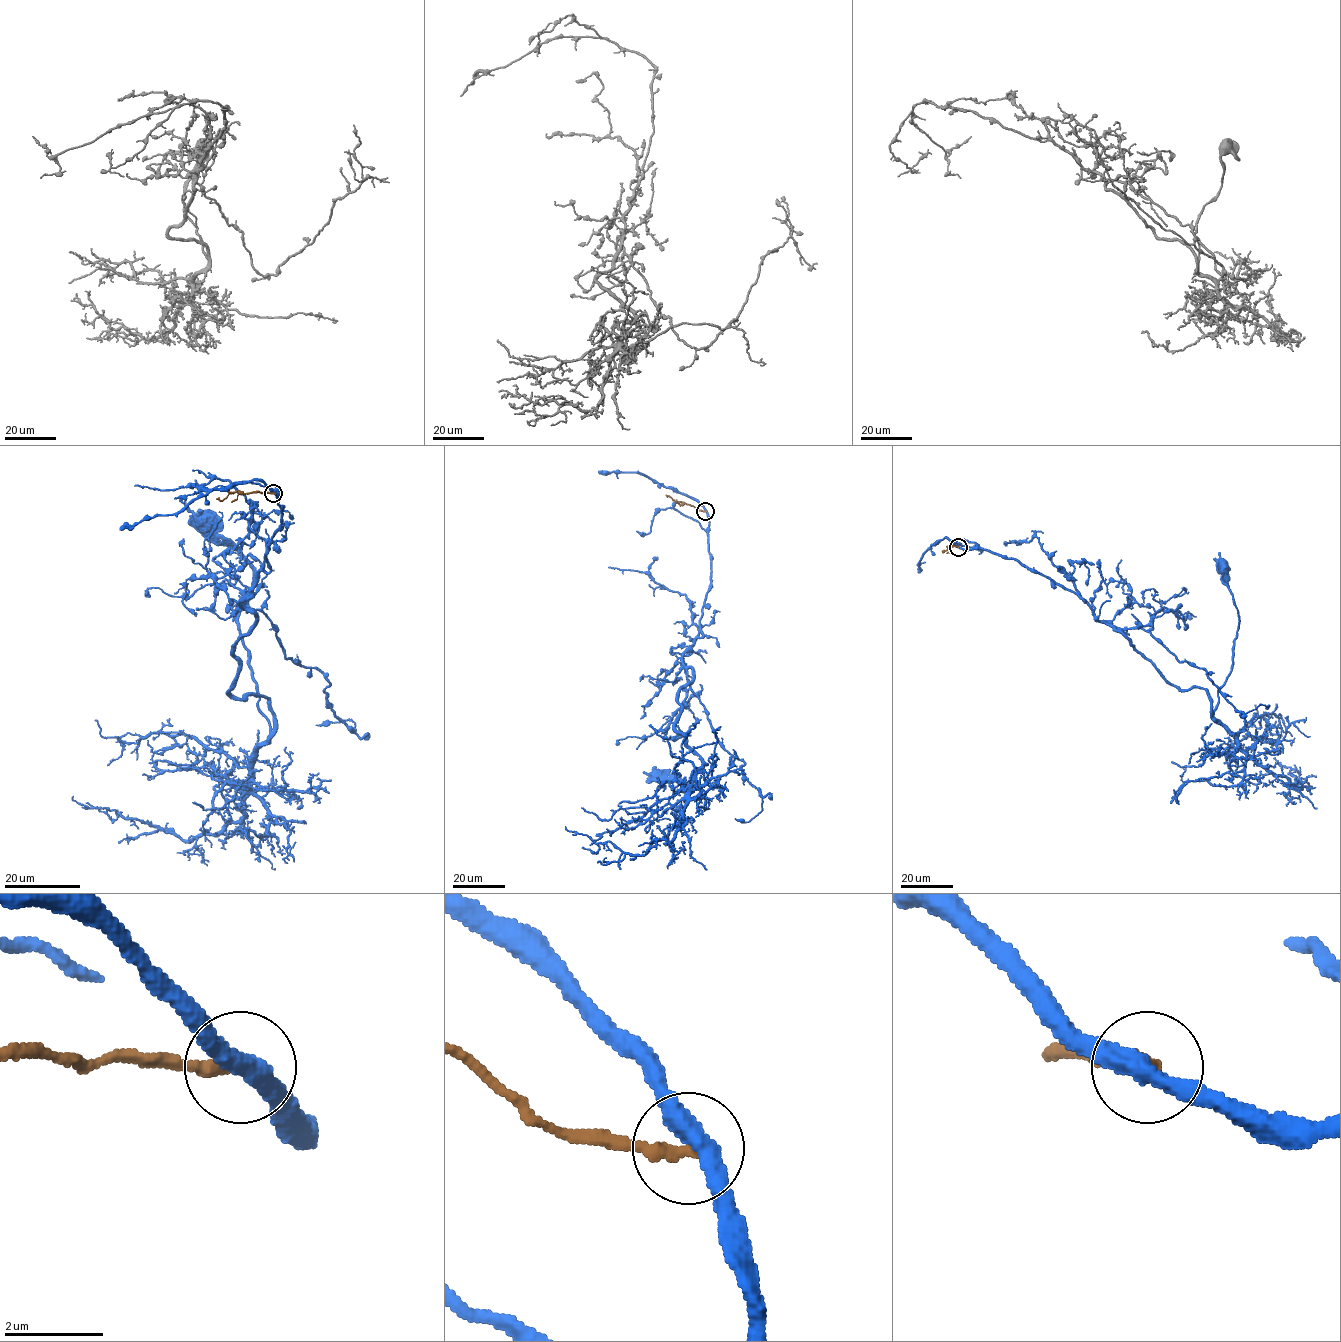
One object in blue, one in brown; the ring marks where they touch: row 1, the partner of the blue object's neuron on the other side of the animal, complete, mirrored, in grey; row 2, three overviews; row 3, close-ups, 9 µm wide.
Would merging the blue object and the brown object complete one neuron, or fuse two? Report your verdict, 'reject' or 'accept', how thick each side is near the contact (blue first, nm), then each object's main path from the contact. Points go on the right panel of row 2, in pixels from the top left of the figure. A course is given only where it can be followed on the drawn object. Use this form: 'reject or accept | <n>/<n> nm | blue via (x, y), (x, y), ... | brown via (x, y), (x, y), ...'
reject | 400/280 nm | blue via (957, 547), (1015, 558), (1078, 593), (1166, 680), (1181, 690), (1204, 689), (1213, 713), (1239, 624), (1223, 562) | brown via (958, 547), (948, 546), (942, 551)

